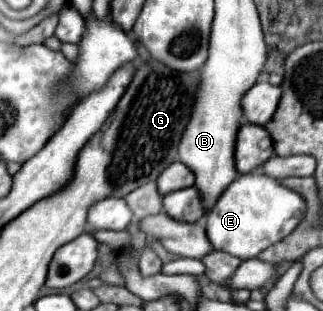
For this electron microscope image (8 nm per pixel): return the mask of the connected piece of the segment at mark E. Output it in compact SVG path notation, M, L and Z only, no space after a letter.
M262 171L238 175L220 195L216 205L206 215L206 233L214 249L222 249L240 259L258 257L270 245L282 241L304 219L306 201L292 189L286 189L278 179Z

